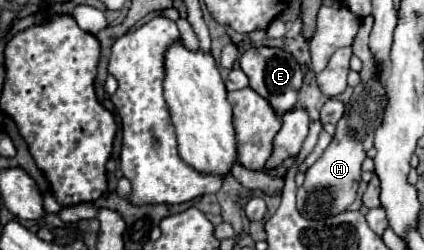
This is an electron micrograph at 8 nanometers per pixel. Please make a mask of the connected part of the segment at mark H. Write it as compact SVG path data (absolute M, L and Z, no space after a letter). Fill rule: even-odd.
M359 31L353 41L353 53L363 61L363 69L359 71L361 83L353 89L345 115L337 123L333 141L317 159L317 163L305 173L305 183L297 191L297 209L307 219L323 219L349 209L357 197L361 165L367 157L367 151L373 147L373 133L381 127L381 117L385 115L385 87L381 77L373 77L373 53L369 53L369 41L363 37L363 31Z

